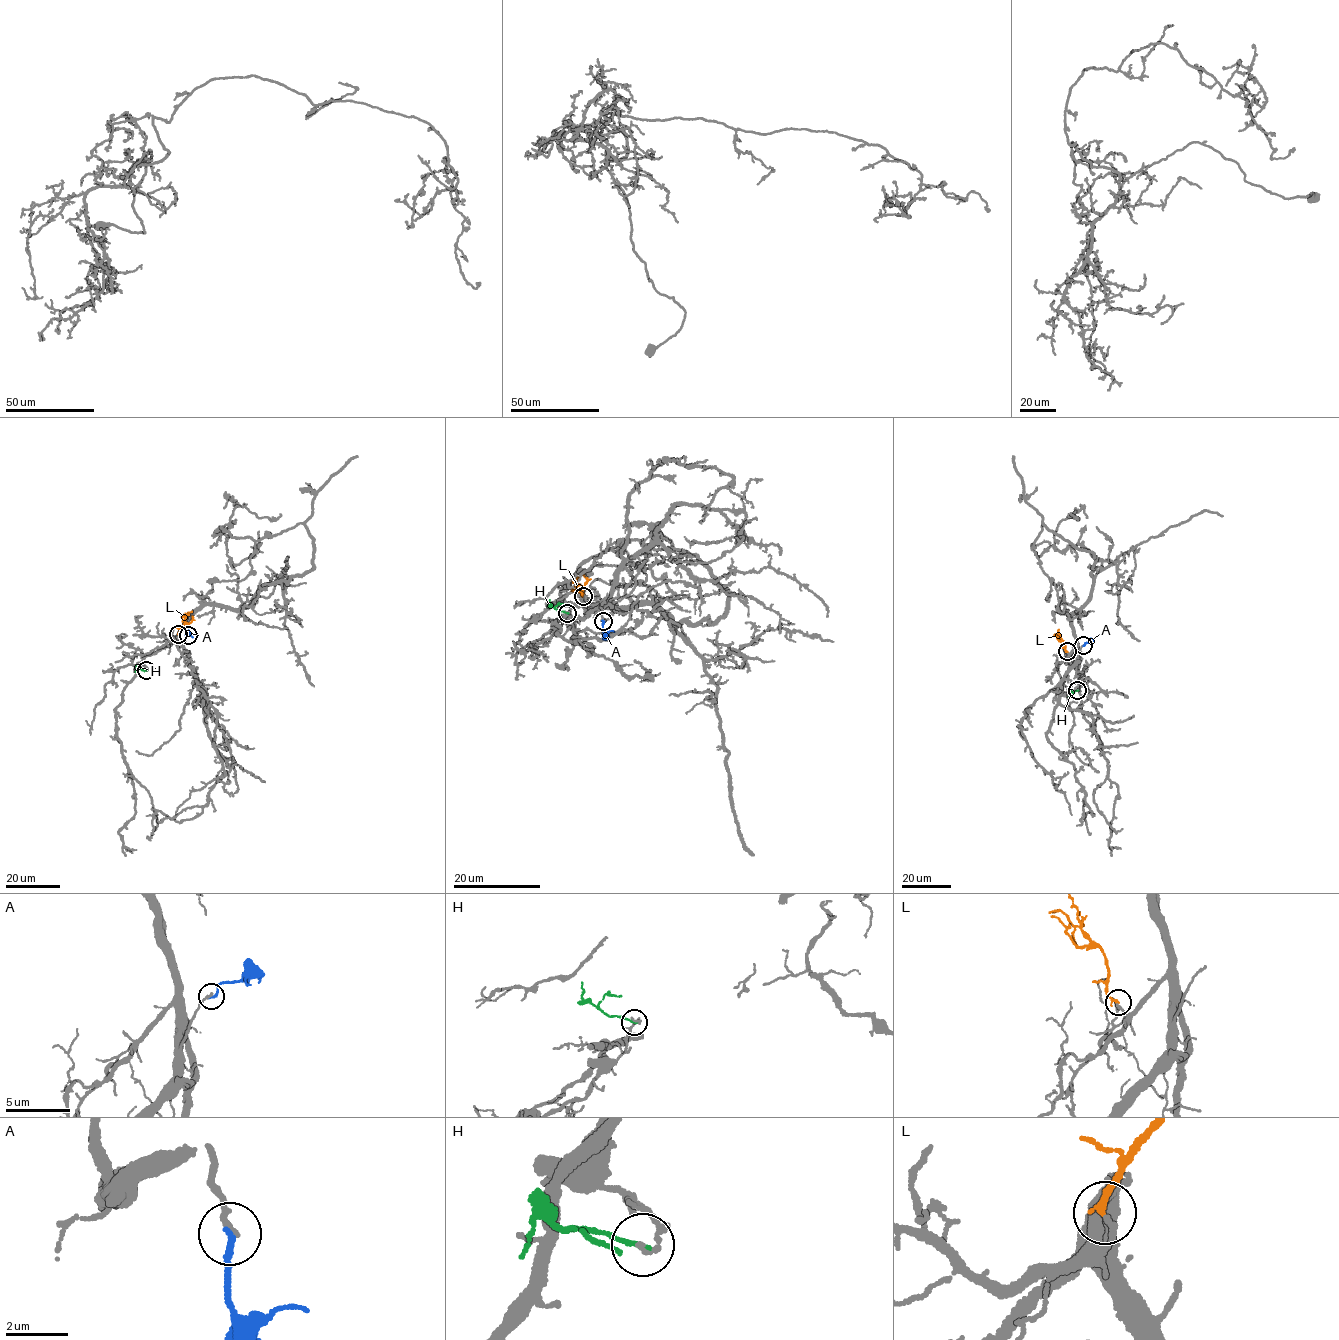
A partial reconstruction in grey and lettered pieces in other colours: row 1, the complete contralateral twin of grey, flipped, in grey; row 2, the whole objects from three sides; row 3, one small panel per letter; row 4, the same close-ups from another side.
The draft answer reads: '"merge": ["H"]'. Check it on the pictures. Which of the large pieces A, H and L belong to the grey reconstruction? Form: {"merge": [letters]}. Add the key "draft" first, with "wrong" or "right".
{"draft": "wrong", "merge": ["L"]}

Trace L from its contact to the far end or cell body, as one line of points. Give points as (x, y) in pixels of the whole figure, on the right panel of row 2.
L: (1067, 652), (1059, 629)

